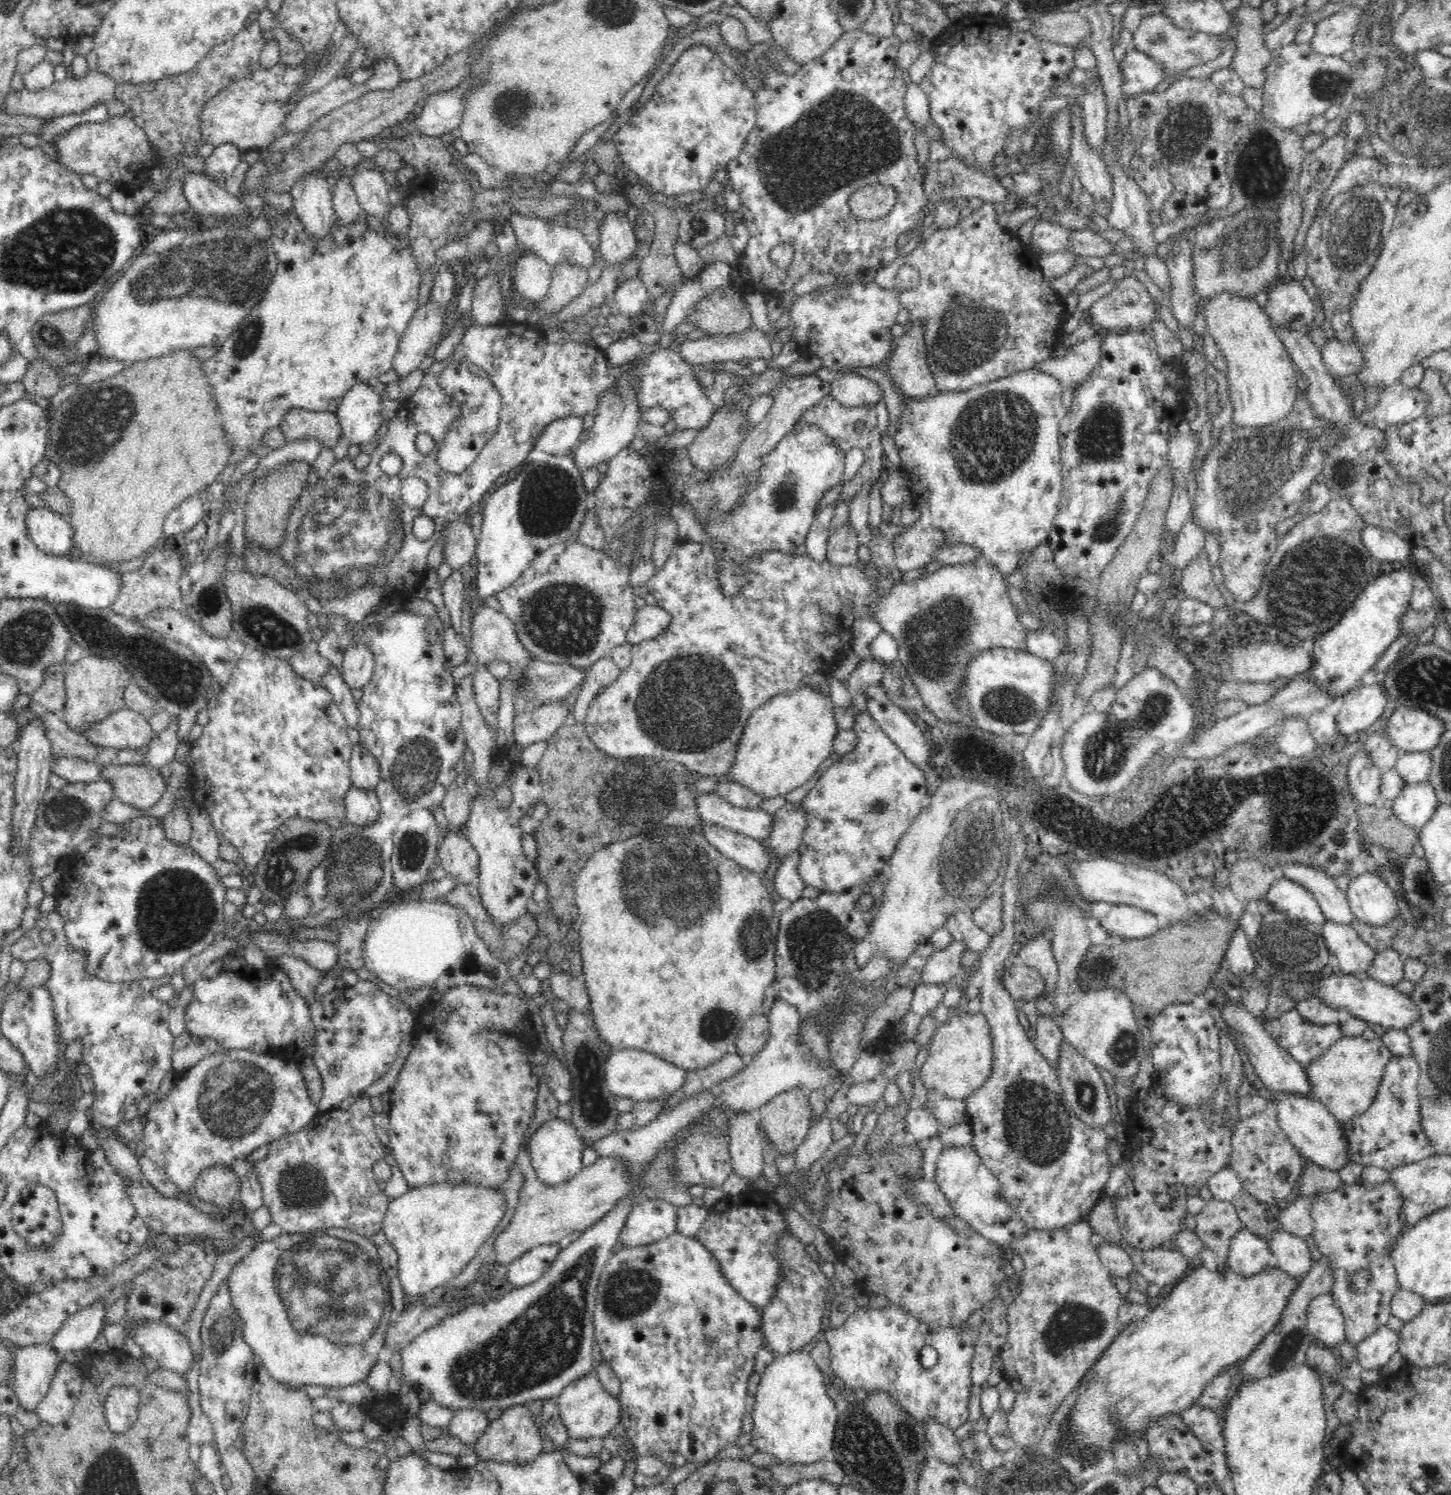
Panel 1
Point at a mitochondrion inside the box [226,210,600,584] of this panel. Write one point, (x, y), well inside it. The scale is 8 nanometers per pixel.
(374, 512)

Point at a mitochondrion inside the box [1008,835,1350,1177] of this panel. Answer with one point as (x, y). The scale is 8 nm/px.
(1271, 941)

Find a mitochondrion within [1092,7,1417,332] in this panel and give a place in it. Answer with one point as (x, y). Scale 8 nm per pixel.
(1354, 233)

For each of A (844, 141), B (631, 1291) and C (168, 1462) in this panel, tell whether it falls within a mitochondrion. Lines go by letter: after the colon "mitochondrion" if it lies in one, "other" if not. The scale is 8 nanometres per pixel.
A: mitochondrion
B: mitochondrion
C: other

